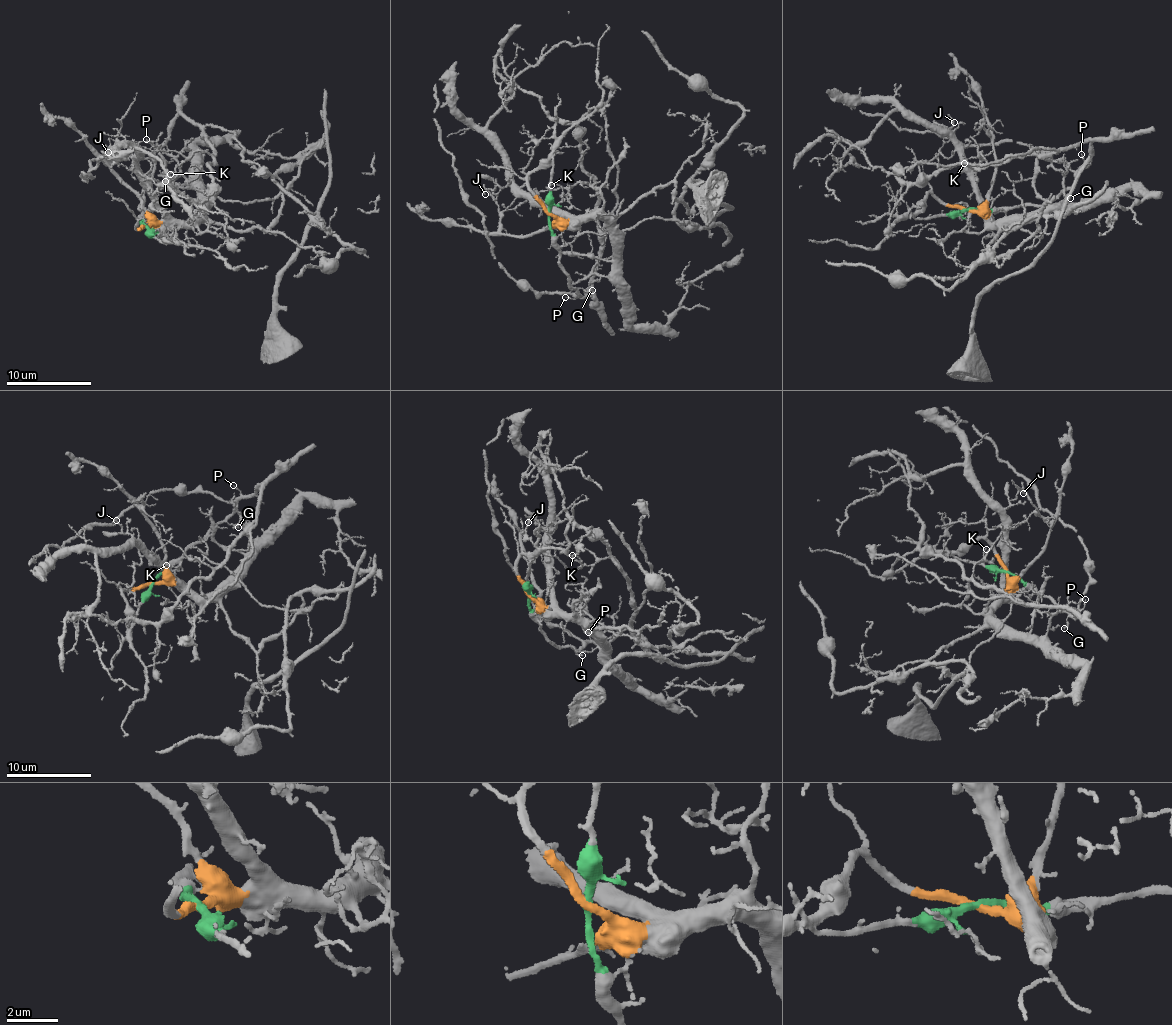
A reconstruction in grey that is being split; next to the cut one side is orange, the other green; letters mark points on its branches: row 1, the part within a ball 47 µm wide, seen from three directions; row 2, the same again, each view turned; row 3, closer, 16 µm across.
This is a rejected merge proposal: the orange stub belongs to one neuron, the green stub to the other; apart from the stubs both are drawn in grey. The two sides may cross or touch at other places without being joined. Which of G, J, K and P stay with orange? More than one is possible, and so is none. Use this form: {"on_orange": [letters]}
{"on_orange": ["J"]}

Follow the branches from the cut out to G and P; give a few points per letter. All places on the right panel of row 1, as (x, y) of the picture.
G: (969, 210), (1047, 203), (1064, 191), (1070, 197)
P: (969, 210), (1051, 201), (1074, 186), (1076, 172), (1082, 164), (1082, 153)

